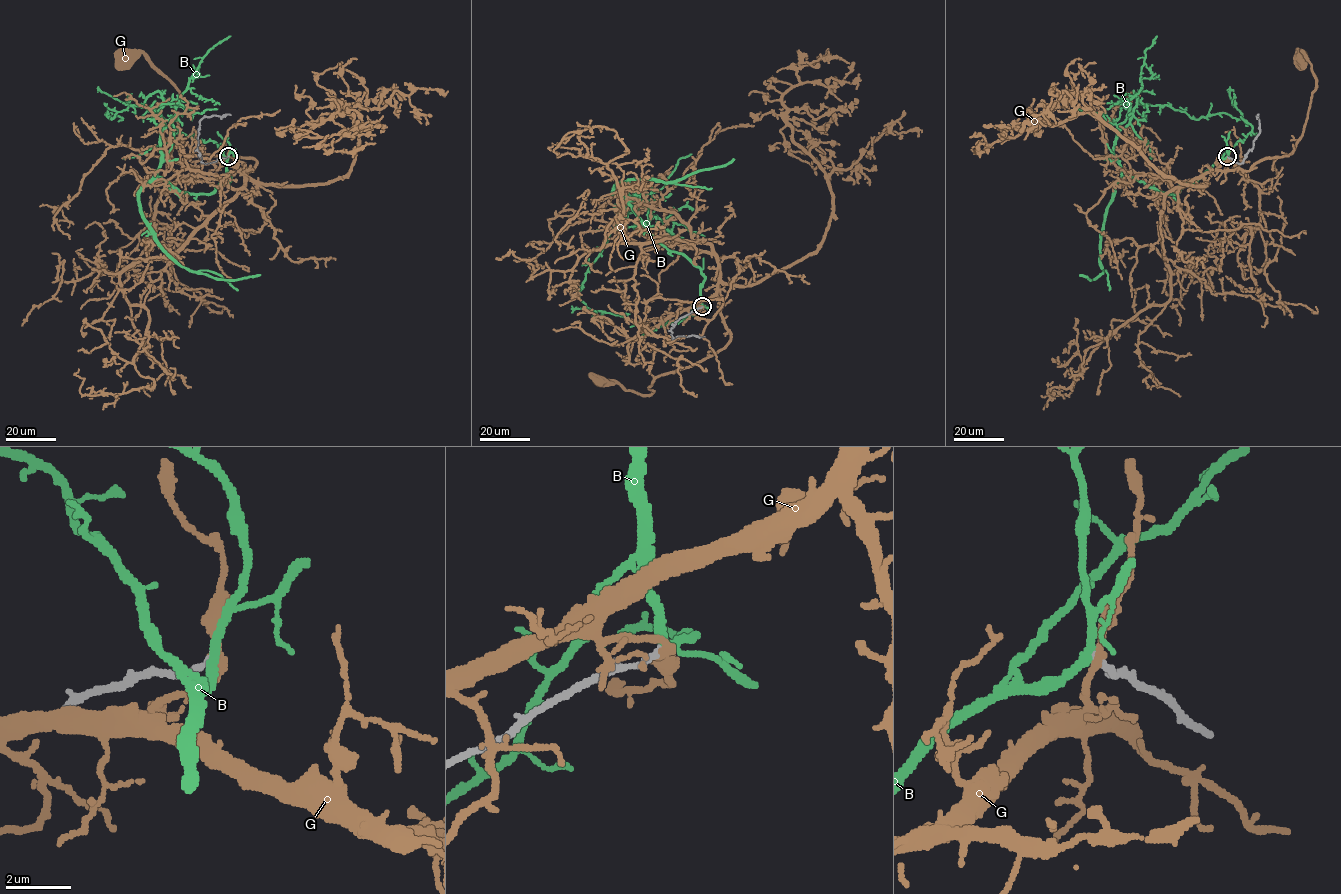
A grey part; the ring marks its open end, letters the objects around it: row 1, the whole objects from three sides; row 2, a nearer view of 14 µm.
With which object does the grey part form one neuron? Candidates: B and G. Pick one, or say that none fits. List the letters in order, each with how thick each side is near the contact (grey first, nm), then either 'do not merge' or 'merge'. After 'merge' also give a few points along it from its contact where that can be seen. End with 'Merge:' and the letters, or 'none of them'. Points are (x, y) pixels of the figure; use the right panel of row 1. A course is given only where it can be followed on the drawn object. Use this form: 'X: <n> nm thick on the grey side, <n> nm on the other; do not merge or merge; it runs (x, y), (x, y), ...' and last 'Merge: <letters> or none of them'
B: 200 nm thick on the grey side, 260 nm on the other; merge; it runs (1227, 156), (1171, 193), (1123, 176), (1113, 151), (1134, 91), (1143, 105), (1192, 118), (1241, 118)
G: 220 nm thick on the grey side, 220 nm on the other; do not merge
Merge: B

